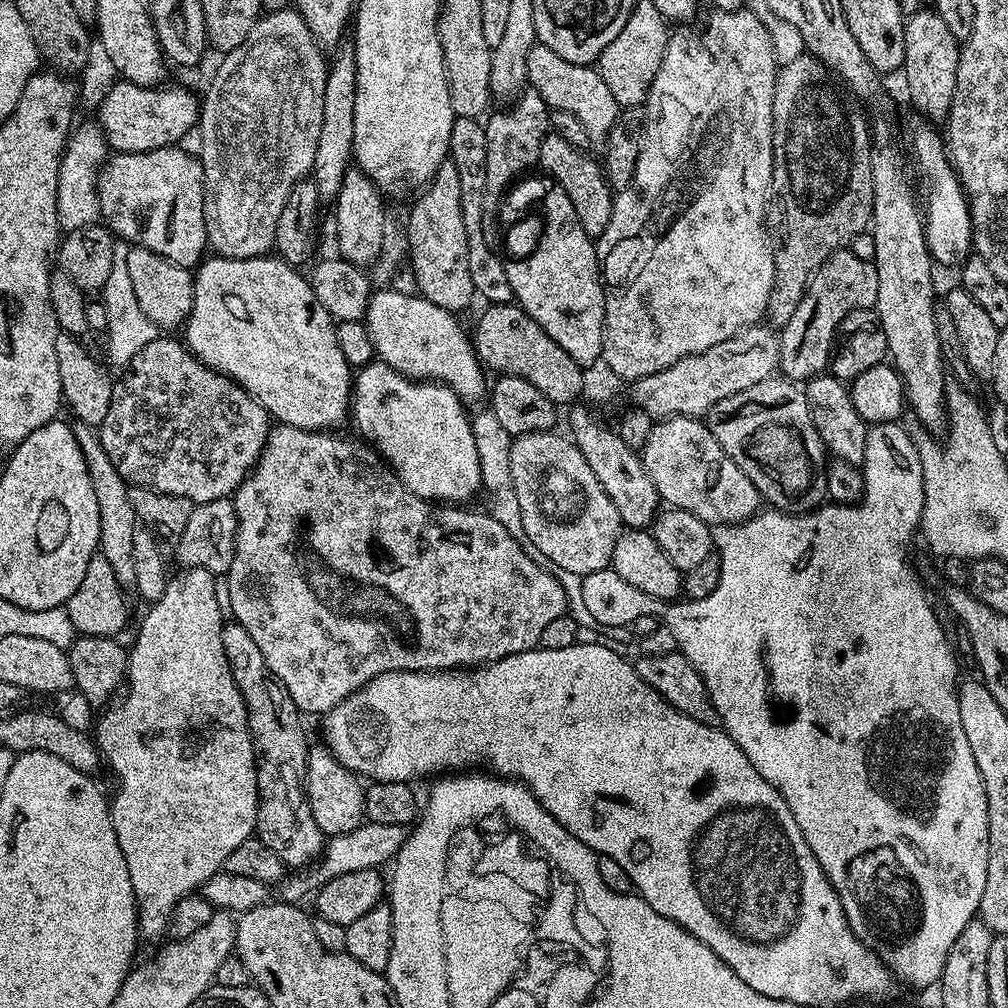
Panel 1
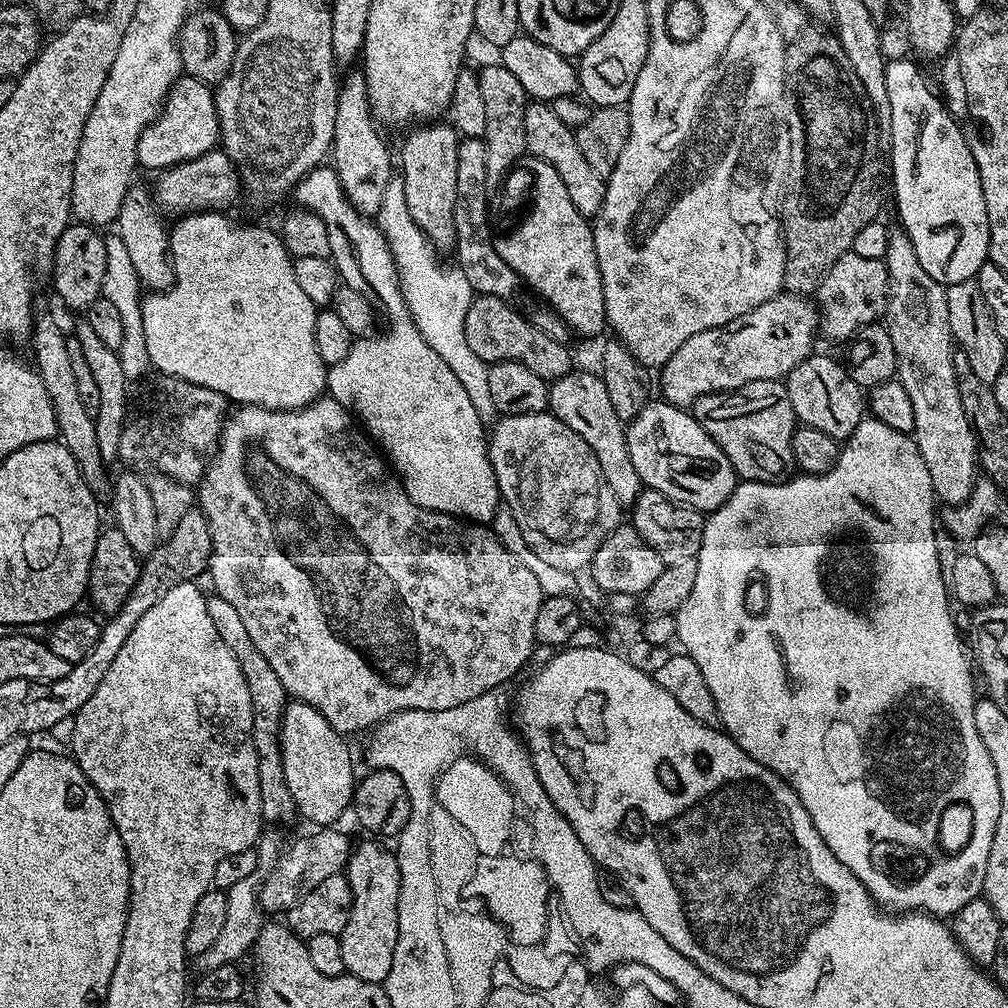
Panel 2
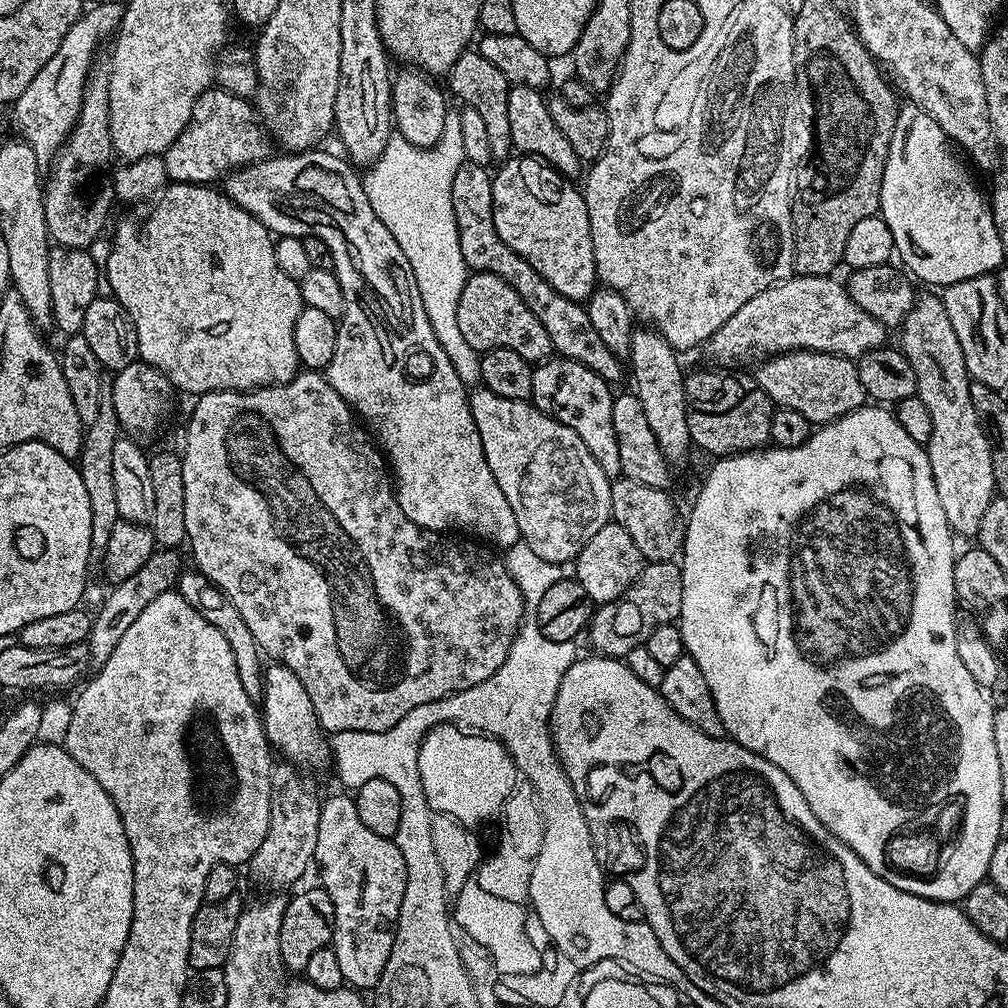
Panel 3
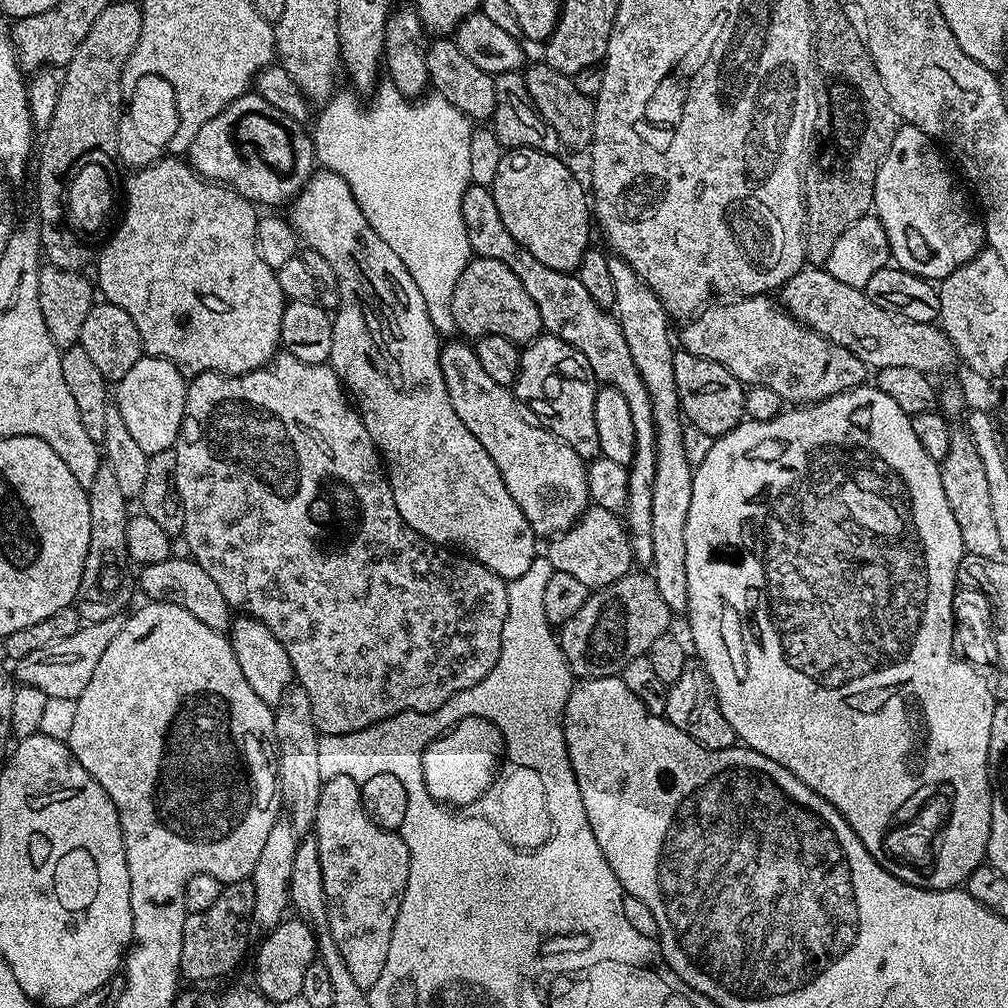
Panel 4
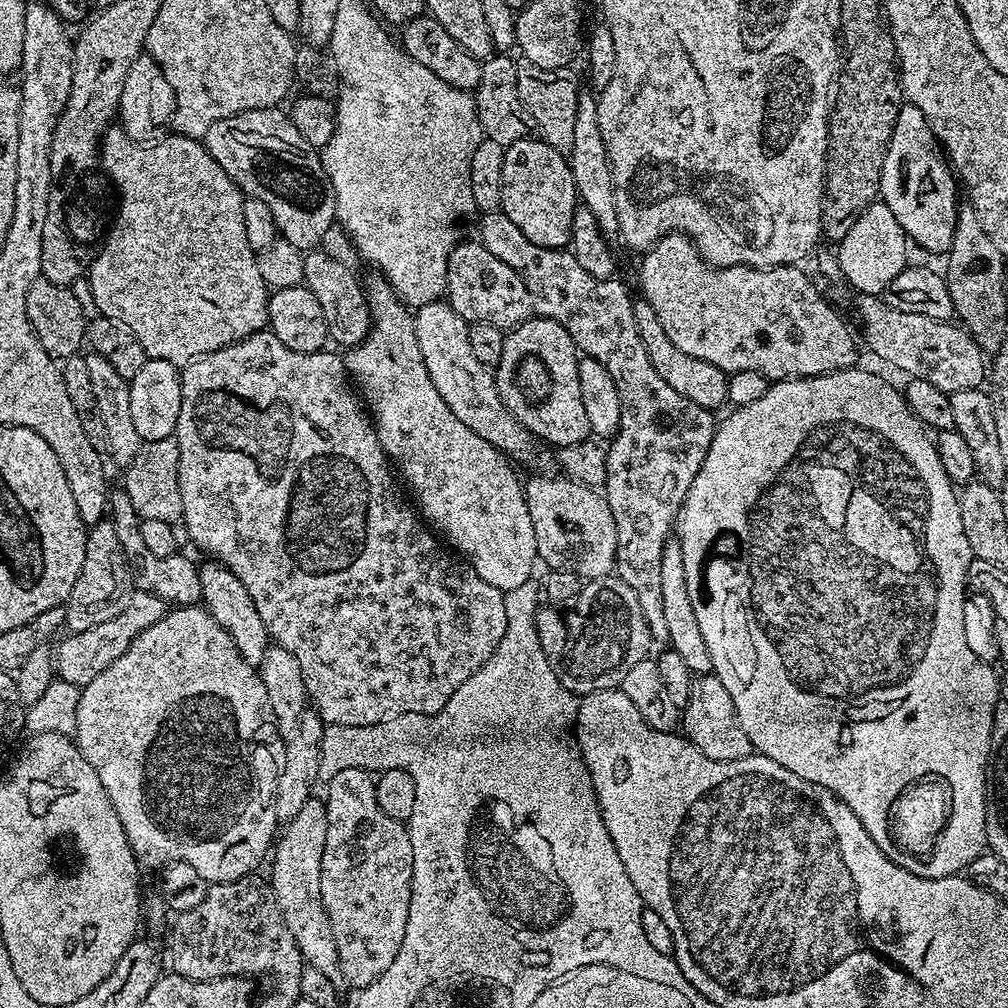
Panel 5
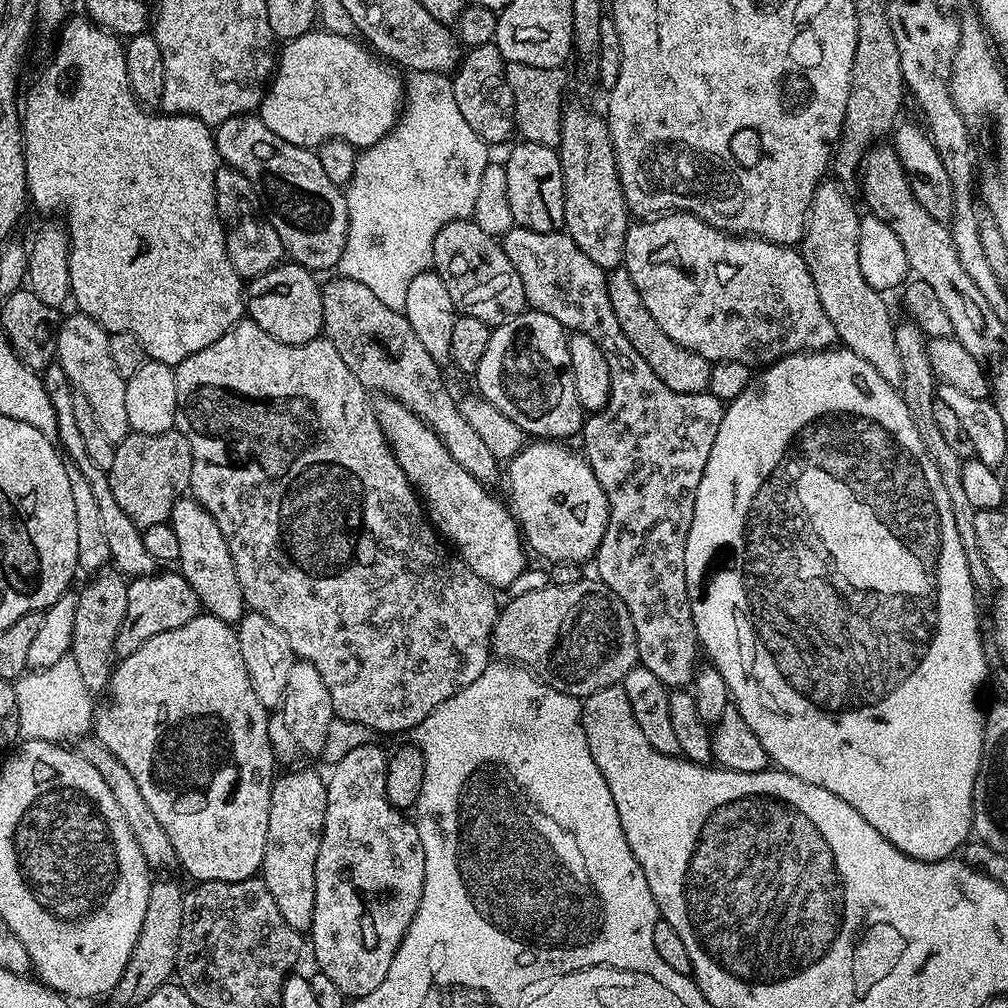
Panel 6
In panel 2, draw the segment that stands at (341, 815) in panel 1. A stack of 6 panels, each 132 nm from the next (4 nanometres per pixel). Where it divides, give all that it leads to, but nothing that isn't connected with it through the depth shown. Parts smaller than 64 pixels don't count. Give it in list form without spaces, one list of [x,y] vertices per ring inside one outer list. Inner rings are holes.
[[[292,700],[284,706],[284,717],[280,727],[280,753],[282,768],[286,774],[286,786],[290,786],[290,798],[294,798],[294,806],[301,817],[305,816],[312,826],[332,826],[343,812],[347,813],[352,806],[352,795],[356,792],[358,771],[352,765],[352,752],[348,749],[345,737],[314,706],[301,700]]]

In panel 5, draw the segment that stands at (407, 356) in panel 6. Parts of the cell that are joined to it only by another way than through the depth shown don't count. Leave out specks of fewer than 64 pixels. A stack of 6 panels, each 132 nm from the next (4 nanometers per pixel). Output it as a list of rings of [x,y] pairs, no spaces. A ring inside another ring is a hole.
[[[312,250],[305,255],[302,266],[303,287],[308,288],[310,294],[318,298],[318,306],[322,306],[329,341],[333,345],[341,344],[344,350],[355,348],[368,337],[368,329],[372,326],[364,285],[361,277],[356,277],[338,257],[320,251],[324,250]]]

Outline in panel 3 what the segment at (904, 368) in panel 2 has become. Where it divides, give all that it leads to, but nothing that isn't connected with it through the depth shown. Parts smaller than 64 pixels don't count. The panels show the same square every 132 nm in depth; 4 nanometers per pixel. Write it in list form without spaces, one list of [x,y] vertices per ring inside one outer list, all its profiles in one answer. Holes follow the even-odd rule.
[[[917,295],[910,314],[906,314],[898,332],[898,347],[910,362],[910,366],[914,366],[916,395],[920,396],[922,402],[926,402],[930,409],[934,430],[930,433],[926,447],[930,458],[930,470],[934,474],[934,486],[938,486],[938,499],[942,502],[942,511],[946,513],[946,522],[957,537],[974,538],[978,534],[978,526],[982,526],[986,506],[990,506],[990,502],[997,495],[992,465],[992,444],[980,424],[978,414],[974,410],[974,402],[970,402],[970,377],[966,370],[966,362],[962,358],[962,346],[958,346],[958,334],[954,334],[954,326],[950,326],[950,314],[946,314],[943,299],[939,295]]]

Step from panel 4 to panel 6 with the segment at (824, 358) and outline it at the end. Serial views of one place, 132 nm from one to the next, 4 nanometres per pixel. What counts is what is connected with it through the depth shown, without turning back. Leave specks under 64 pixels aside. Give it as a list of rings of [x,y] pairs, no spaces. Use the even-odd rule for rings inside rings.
[[[665,212],[629,227],[622,266],[634,278],[654,322],[678,346],[686,346],[686,350],[707,360],[767,366],[799,352],[822,352],[837,343],[834,322],[822,310],[814,278],[810,278],[803,255],[795,247],[721,232],[689,212]]]

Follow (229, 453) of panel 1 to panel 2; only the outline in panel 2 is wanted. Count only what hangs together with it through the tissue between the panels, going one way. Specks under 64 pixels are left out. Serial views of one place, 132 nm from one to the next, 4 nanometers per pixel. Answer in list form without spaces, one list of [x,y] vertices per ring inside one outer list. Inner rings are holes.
[[[156,374],[148,382],[140,401],[137,404],[135,401],[134,411],[124,422],[122,440],[118,442],[119,459],[136,470],[151,466],[183,484],[199,485],[220,446],[220,431],[229,415],[230,402],[218,390],[176,376]]]

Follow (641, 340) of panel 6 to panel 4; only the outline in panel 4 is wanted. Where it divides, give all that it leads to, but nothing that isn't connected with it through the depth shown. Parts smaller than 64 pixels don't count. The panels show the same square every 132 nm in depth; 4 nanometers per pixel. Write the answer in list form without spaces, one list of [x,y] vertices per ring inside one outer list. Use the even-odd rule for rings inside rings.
[[[674,351],[674,382],[678,386],[681,413],[689,425],[692,424],[707,438],[724,436],[737,428],[745,419],[745,385],[740,383],[726,366],[704,360],[693,352]]]

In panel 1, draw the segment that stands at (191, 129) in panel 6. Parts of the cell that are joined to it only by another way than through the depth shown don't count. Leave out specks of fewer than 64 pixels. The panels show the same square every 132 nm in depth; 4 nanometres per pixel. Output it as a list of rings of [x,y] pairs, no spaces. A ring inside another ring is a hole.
[[[215,254],[209,255],[194,272],[194,302],[192,303],[188,319],[182,325],[182,333],[184,332],[182,340],[188,351],[193,352],[207,368],[213,368],[214,371],[221,372],[224,376],[229,376],[235,384],[241,384],[263,406],[273,421],[305,428],[311,432],[336,430],[341,427],[339,424],[343,420],[347,421],[350,416],[354,369],[346,362],[342,349],[338,347],[336,324],[332,316],[326,310],[326,306],[322,306],[322,302],[318,302],[309,277],[305,273],[303,276],[300,272],[303,271],[297,270],[287,260],[281,260],[279,255],[276,254],[242,258],[241,260],[231,260],[225,256]]]

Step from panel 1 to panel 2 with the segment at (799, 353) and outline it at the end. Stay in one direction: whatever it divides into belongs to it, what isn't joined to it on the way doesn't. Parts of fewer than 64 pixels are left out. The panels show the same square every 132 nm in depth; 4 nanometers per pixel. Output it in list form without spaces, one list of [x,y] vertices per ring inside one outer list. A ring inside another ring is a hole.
[[[853,254],[838,258],[832,269],[820,278],[814,300],[820,317],[819,335],[828,340],[851,341],[861,328],[885,319],[888,311],[888,265],[883,259],[860,258]]]

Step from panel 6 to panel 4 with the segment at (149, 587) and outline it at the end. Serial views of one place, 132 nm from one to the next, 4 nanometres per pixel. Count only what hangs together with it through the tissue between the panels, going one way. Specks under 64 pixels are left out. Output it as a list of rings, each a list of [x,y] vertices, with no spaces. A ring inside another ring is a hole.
[[[118,615],[102,622],[85,623],[77,632],[70,634],[70,638],[62,638],[62,642],[42,646],[42,650],[34,650],[34,654],[26,654],[26,658],[15,661],[15,683],[34,686],[48,698],[70,698],[76,701],[82,690],[86,690],[86,682],[90,682],[102,653],[106,651],[106,646],[110,646],[110,642],[114,642],[114,634],[122,630],[124,621],[125,617]]]

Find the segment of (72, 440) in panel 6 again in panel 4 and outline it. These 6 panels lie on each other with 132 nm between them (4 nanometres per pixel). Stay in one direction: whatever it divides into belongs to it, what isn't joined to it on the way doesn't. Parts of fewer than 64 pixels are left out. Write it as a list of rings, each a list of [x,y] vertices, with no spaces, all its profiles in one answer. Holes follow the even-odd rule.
[[[191,558],[176,559],[143,565],[138,572],[139,591],[141,588],[149,601],[165,599],[169,604],[182,606],[182,610],[190,610],[198,622],[206,622],[210,630],[227,633],[232,626],[234,609],[228,605],[226,598],[222,598],[222,590],[218,590],[214,578],[210,578],[210,574],[206,574],[206,570],[202,570],[202,566],[198,566]]]

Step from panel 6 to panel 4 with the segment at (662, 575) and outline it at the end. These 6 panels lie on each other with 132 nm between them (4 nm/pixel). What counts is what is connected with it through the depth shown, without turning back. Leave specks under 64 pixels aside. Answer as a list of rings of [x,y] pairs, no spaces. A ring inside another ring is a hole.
[[[469,184],[466,194],[462,194],[462,222],[466,222],[466,238],[470,238],[470,246],[476,256],[494,258],[498,262],[502,262],[502,266],[510,266],[510,270],[514,270],[514,275],[517,276],[518,282],[522,282],[526,294],[530,294],[530,298],[534,298],[534,306],[538,306],[538,314],[542,314],[544,332],[547,335],[562,338],[567,344],[574,346],[574,350],[578,350],[578,354],[583,354],[586,357],[586,362],[590,362],[590,370],[596,376],[597,381],[601,385],[618,390],[618,394],[622,394],[622,398],[626,398],[626,406],[630,406],[630,419],[634,422],[634,452],[632,463],[627,465],[628,497],[622,519],[625,528],[628,529],[628,541],[632,547],[633,561],[637,565],[644,564],[640,566],[651,565],[654,558],[653,535],[651,534],[653,525],[651,491],[654,490],[656,458],[654,414],[650,406],[650,394],[646,390],[646,382],[642,382],[642,374],[638,374],[638,366],[634,366],[634,357],[631,356],[630,349],[626,346],[626,337],[622,335],[622,326],[616,321],[615,315],[609,309],[603,308],[598,302],[594,302],[594,298],[590,298],[590,293],[582,287],[579,275],[562,270],[550,270],[550,266],[538,262],[538,258],[534,258],[534,254],[530,254],[530,250],[526,250],[514,239],[510,230],[506,230],[506,226],[502,223],[502,217],[498,214],[498,206],[494,206],[494,198],[489,185]]]

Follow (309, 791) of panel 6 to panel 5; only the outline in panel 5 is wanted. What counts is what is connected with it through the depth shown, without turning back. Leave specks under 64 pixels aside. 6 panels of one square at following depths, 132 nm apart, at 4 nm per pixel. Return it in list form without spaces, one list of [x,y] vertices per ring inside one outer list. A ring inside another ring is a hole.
[[[313,798],[290,818],[288,824],[283,825],[278,839],[270,852],[270,864],[272,860],[272,876],[270,883],[272,893],[278,902],[278,910],[282,910],[282,922],[290,929],[290,935],[294,942],[298,942],[298,950],[302,954],[305,964],[315,966],[334,986],[339,989],[345,987],[342,966],[338,962],[338,946],[334,943],[334,930],[330,930],[330,914],[326,914],[326,906],[322,906],[322,850],[326,846],[326,806],[324,800]]]

